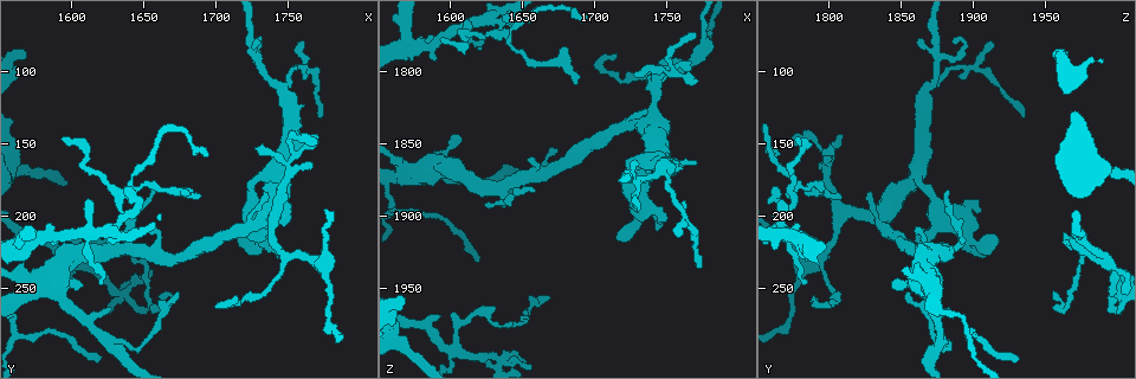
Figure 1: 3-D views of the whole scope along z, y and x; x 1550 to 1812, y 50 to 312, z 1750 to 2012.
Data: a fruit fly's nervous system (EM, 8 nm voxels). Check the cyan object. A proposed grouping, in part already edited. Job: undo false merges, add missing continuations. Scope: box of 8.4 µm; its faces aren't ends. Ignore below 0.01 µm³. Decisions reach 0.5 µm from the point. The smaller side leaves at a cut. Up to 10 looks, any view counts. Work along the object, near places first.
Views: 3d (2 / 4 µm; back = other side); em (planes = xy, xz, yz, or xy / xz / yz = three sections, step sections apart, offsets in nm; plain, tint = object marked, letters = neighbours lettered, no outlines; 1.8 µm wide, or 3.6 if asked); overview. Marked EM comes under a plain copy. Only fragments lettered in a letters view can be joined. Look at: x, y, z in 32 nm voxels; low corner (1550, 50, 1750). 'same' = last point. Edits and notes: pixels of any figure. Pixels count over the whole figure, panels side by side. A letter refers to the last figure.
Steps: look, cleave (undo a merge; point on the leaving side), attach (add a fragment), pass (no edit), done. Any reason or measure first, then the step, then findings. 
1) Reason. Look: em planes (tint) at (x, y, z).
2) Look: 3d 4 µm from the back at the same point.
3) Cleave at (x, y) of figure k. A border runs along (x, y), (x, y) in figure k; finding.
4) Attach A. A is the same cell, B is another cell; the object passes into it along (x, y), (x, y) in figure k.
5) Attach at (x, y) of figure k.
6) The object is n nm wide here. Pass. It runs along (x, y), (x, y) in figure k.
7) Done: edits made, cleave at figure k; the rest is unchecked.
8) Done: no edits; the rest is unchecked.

Abrupt turn. Look: 3d 2 µm at (1632, 254, 1996).

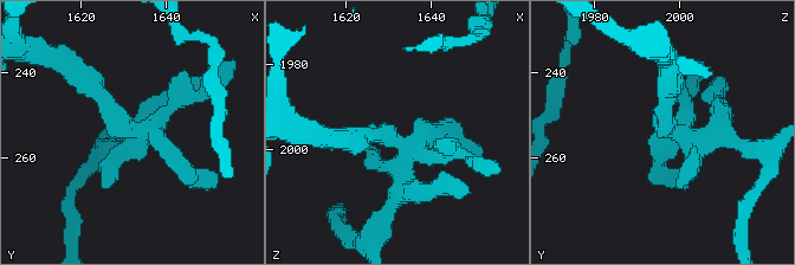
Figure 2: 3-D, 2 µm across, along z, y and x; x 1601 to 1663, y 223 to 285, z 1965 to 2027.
Look: em xz step 4 (tint) at (1632, 253, 1997).

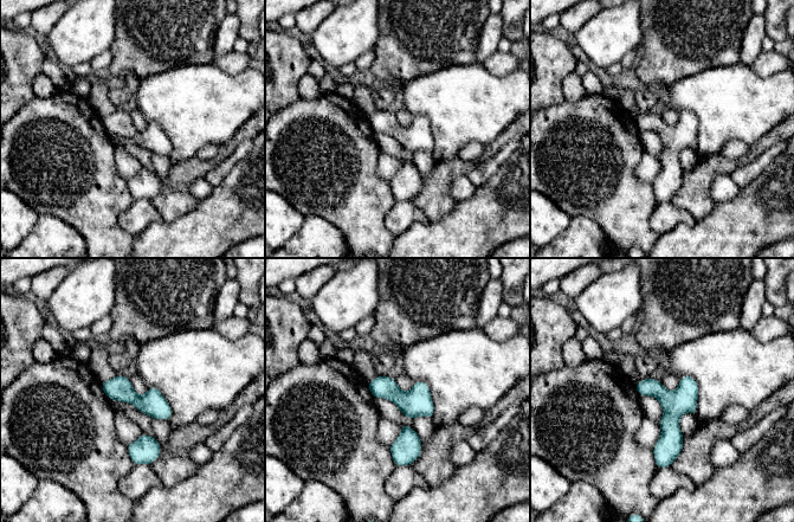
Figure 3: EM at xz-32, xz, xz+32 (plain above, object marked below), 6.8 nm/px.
Look: em xy step 16 (letters) at the same point.

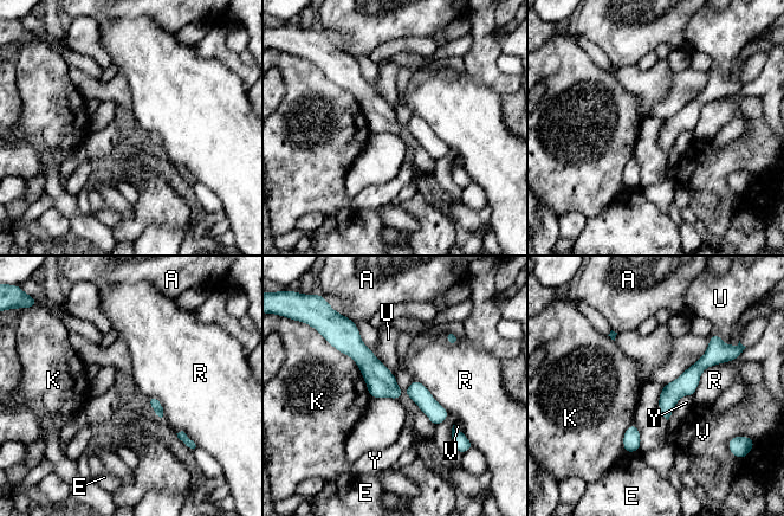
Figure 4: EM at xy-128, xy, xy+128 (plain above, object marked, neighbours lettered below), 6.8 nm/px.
The longest contact is with U, 500 nm. Pass. A, E, K, R, U, V and Y are other cells; all the same neuron.

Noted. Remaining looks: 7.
Branch stops here. Look: em 3.6 µm planes (letters) at (1768, 146, 1862).

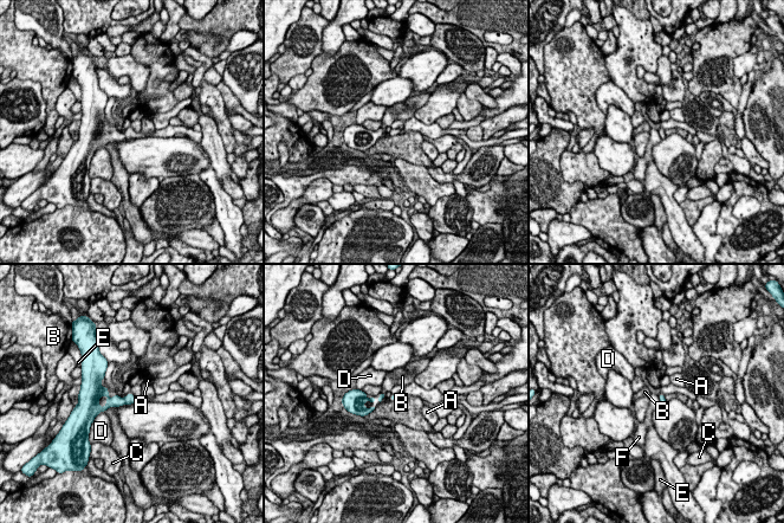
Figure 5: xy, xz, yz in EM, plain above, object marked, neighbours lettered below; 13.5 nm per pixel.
Pass. A, B, C, D, E and F are other cells; a border runs along (658, 395), (661, 404) in figure 5; no lettered fragment goes on from it.

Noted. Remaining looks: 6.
A fork. Look: 3d 2 µm at (1748, 166, 1800).

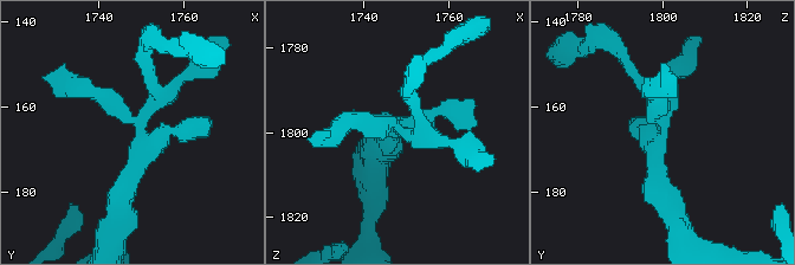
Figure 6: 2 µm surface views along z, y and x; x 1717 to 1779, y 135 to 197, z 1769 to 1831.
Now the EM. Look: em planes (letters) at (1750, 165, 1800).

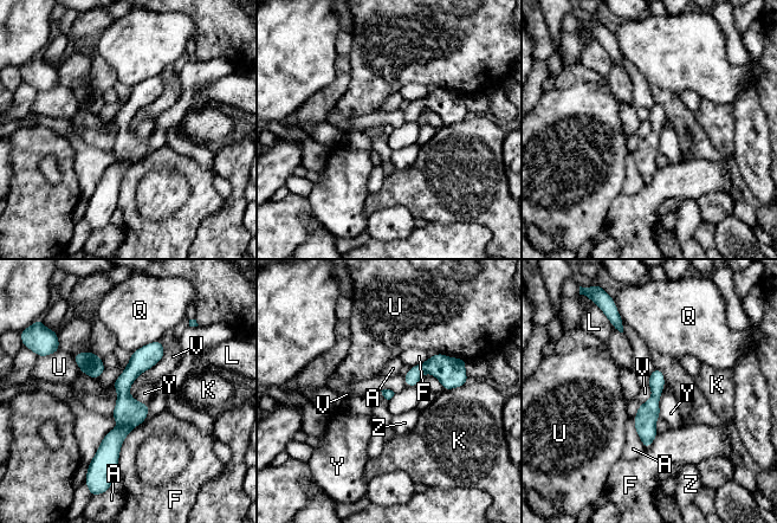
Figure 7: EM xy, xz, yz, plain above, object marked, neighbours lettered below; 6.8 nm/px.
Pass. A, F, K, L, Q, U, V, Y and Z are other cells; all the same neuron.

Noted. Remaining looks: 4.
An open end. Look: em yz step 4 (letters) at (1688, 186, 1808).

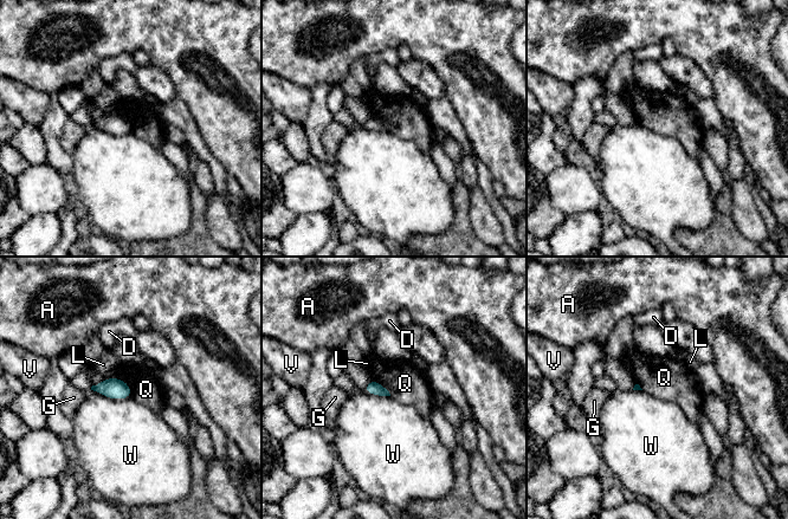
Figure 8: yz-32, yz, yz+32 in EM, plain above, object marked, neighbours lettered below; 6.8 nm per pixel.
Look: em planes (letters) at the same point.

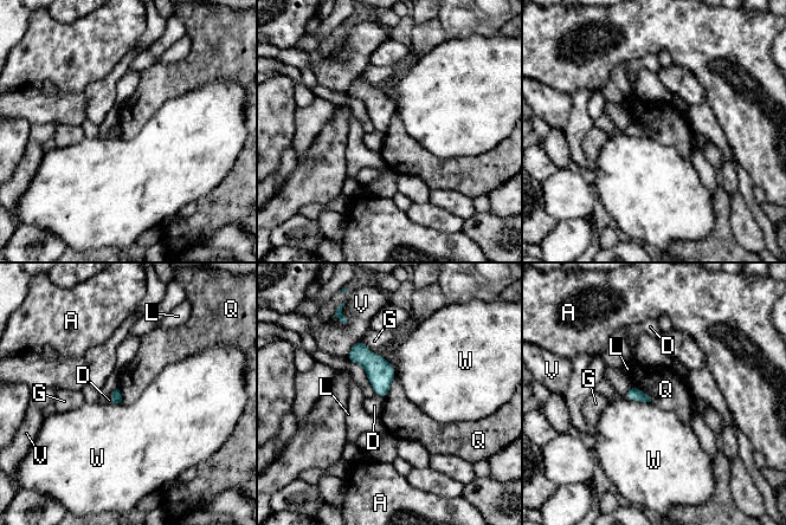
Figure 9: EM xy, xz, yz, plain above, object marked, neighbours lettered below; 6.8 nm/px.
Pass. A, D, G, L, Q, V and W are other cells; a border runs along (632, 384), (638, 387), (651, 401) in figure 9; no lettered fragment goes on from it.

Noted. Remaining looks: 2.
Done: no edits; the rest is unchecked.

